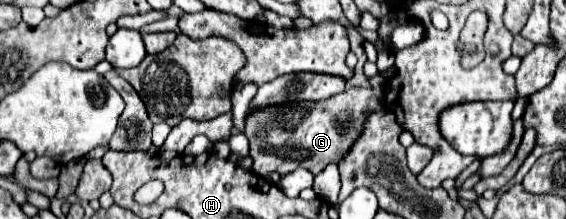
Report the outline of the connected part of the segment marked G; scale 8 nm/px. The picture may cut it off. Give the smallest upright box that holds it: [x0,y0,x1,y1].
[243,87,385,177]

